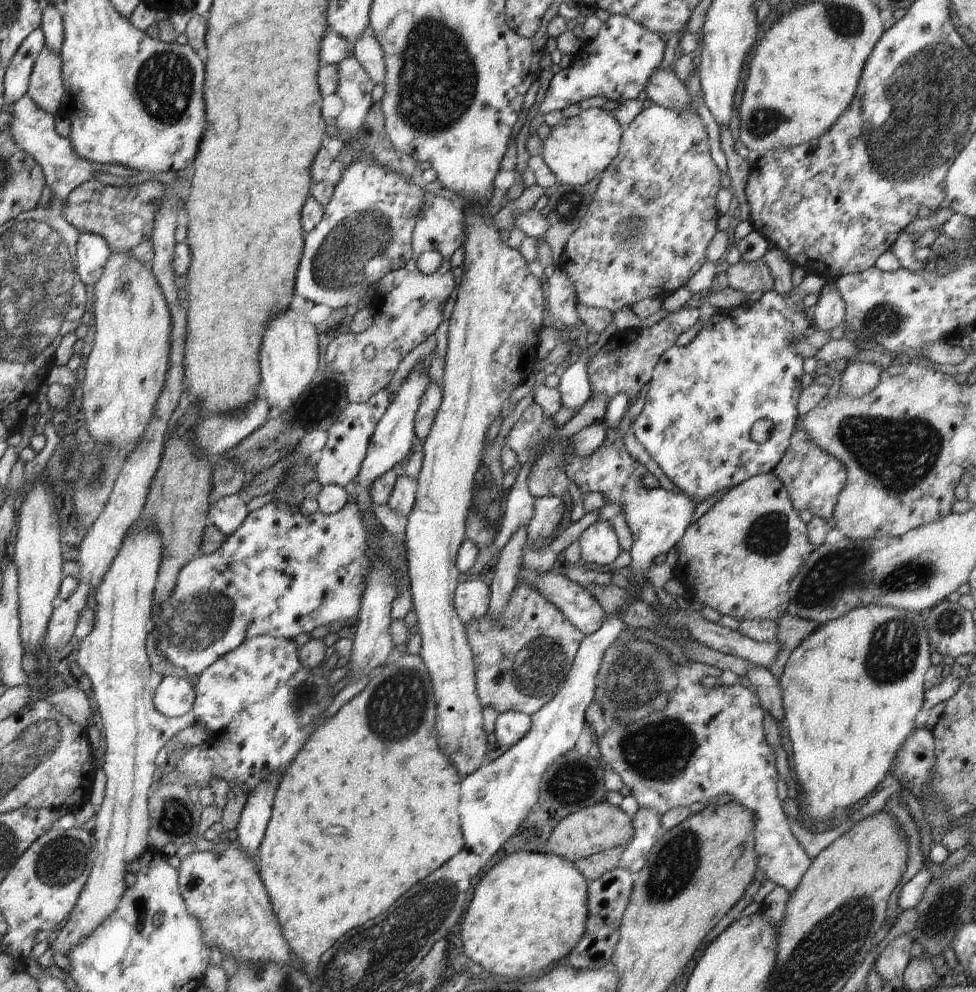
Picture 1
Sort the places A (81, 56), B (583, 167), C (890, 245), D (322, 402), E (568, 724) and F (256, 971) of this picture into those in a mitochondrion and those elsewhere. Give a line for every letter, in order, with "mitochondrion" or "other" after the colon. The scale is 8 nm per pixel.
A: other
B: other
C: other
D: mitochondrion
E: other
F: mitochondrion

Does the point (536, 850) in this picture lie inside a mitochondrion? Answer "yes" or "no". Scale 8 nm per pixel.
no

